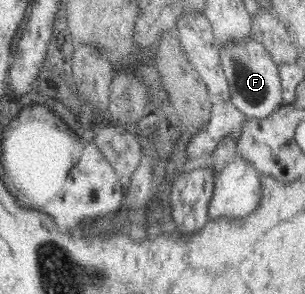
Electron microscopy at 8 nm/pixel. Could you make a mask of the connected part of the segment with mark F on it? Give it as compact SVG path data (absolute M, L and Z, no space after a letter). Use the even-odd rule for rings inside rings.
M248 37L248 43L228 43L228 49L220 51L222 67L228 77L230 103L242 112L248 119L268 118L284 105L282 97L282 82L278 74L278 66L272 60L266 48L253 38Z

